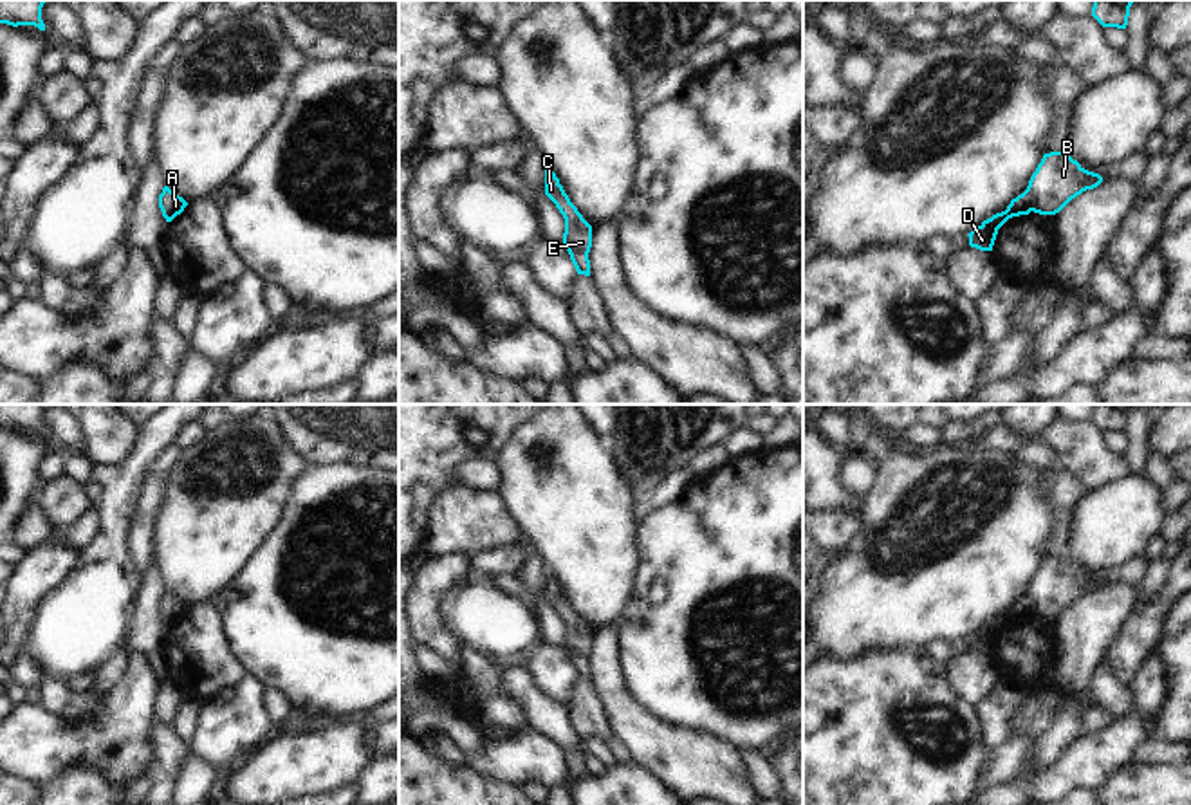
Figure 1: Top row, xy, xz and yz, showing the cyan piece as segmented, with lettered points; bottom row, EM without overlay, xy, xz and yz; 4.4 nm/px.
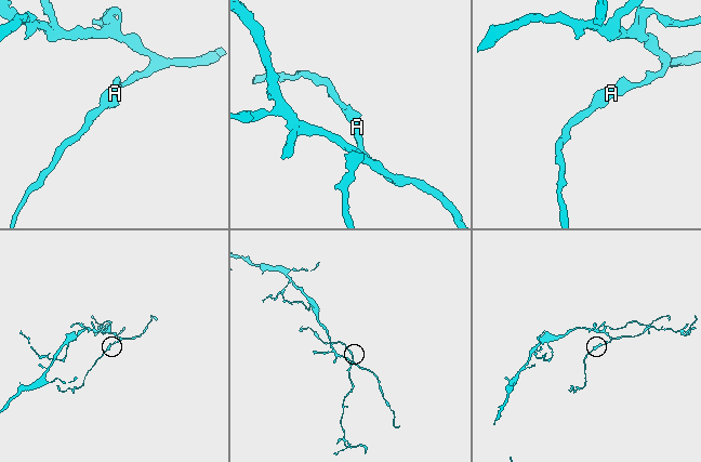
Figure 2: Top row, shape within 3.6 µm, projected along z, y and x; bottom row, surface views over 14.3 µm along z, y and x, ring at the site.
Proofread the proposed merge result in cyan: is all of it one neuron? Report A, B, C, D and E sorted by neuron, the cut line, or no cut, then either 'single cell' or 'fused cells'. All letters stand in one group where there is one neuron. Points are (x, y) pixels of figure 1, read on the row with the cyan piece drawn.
A B C D E | no cut | single cell

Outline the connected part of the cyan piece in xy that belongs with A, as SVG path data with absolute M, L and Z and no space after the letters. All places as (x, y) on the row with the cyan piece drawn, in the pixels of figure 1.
M168 186L162 188L162 193L159 195L159 208L166 222L171 222L177 215L180 215L186 206L188 202L182 197L179 197Z

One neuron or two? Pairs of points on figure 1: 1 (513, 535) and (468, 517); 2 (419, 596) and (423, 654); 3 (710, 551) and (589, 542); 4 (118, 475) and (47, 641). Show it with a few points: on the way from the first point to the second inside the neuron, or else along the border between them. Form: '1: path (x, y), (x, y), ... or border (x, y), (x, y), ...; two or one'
1: path (502, 531), (479, 520); one
2: border (417, 641), (444, 656), (457, 672); two
3: border (639, 524), (636, 535), (637, 569), (632, 587); two
4: path (116, 517), (105, 558), (105, 580), (89, 600); one

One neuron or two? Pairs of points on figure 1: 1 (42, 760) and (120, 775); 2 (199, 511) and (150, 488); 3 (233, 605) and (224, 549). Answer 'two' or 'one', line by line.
1: one
2: two
3: two

